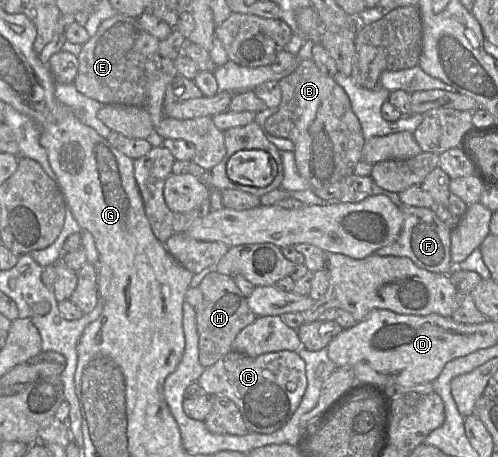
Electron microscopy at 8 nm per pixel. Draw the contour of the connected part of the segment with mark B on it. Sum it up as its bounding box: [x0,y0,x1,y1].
[265,58,365,188]

